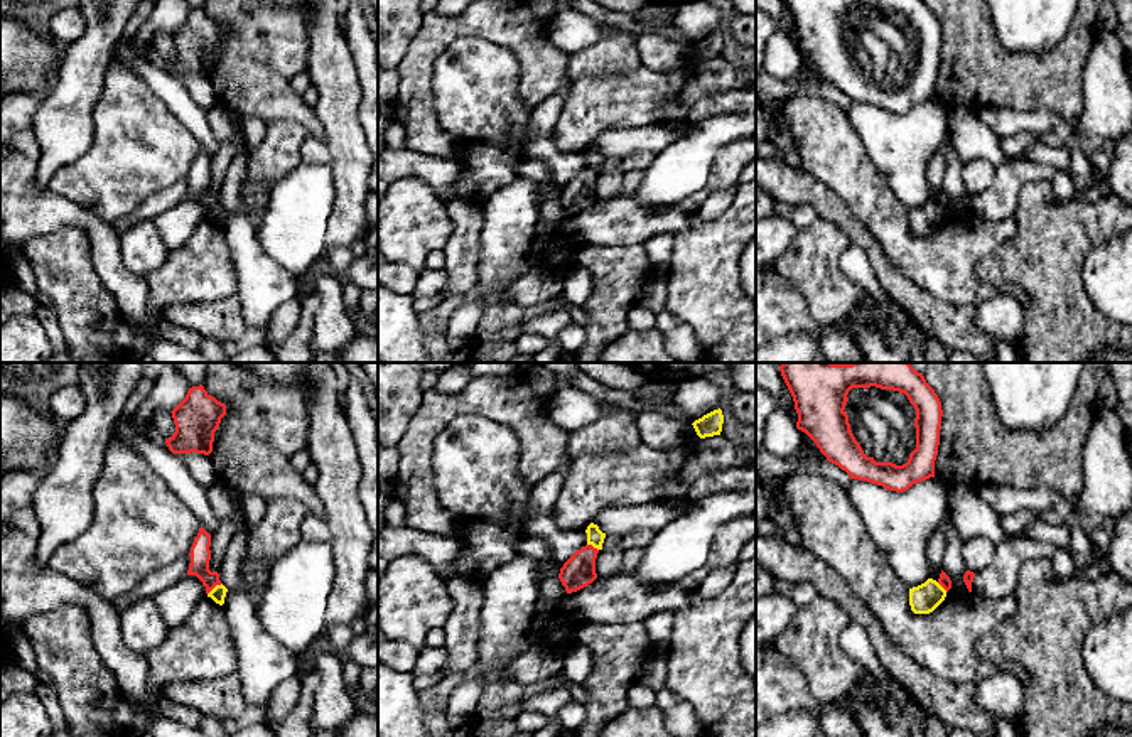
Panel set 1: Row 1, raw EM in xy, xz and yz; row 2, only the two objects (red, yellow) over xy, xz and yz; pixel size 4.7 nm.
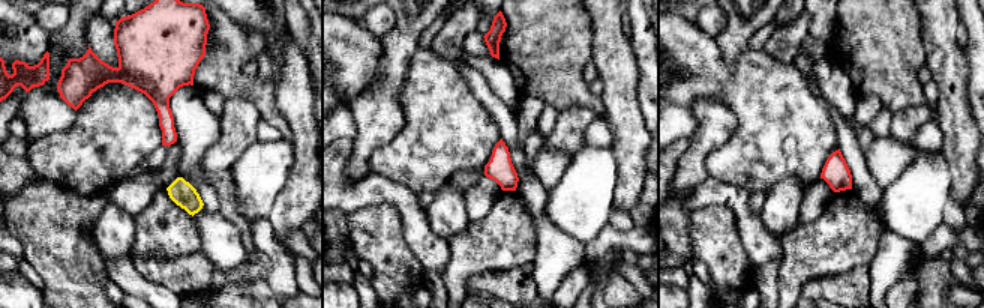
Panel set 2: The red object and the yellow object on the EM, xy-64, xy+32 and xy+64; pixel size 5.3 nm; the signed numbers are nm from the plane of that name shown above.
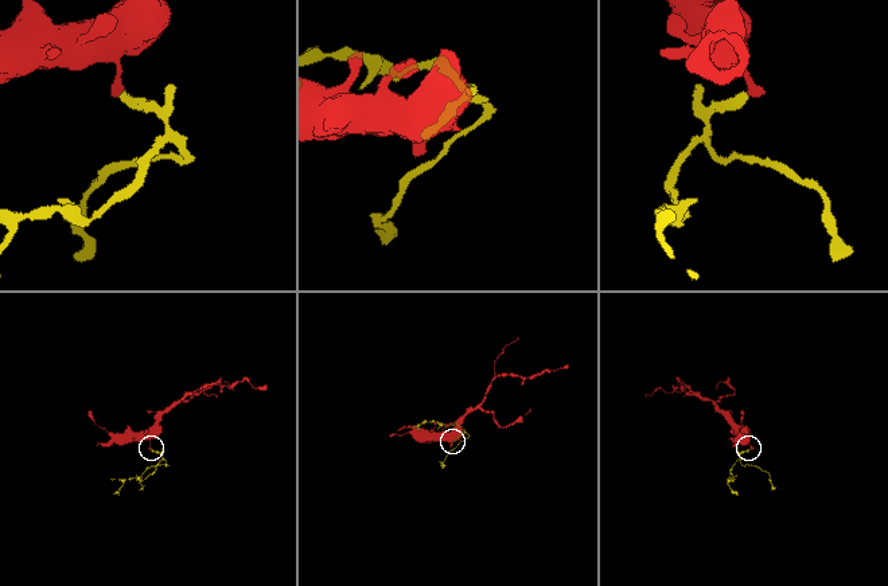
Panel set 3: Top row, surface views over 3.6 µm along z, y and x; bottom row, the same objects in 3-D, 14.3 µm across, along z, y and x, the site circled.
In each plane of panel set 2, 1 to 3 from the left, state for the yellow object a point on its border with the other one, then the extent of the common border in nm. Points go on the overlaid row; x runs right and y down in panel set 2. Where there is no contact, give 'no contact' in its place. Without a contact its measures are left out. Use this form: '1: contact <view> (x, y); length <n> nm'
1: no contact
2: no contact
3: no contact

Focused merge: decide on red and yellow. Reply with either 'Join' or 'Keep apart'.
Keep apart

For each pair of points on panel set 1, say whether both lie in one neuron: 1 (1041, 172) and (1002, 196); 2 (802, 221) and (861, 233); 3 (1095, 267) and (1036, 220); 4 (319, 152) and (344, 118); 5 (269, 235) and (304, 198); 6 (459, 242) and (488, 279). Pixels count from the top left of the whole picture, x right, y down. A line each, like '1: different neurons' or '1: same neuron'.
1: same neuron
2: different neurons
3: different neurons
4: different neurons
5: same neuron
6: different neurons

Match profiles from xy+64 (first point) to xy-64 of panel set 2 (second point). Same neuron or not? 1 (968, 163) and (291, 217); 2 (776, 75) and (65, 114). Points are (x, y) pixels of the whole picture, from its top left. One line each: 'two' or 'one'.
1: one
2: two

